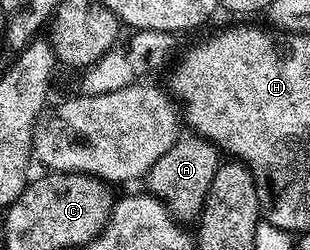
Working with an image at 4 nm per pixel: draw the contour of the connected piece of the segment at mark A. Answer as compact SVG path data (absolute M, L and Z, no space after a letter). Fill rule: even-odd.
M188 134L185 140L184 137L177 139L176 144L170 146L170 150L166 150L166 154L162 154L162 158L158 158L158 162L154 162L154 166L150 166L146 177L146 183L148 183L147 191L164 205L168 215L174 221L188 226L186 224L190 223L191 220L193 223L199 217L202 209L204 209L206 194L210 190L210 182L214 182L214 174L220 169L221 163L221 153L213 148L207 140L203 140L195 134Z

